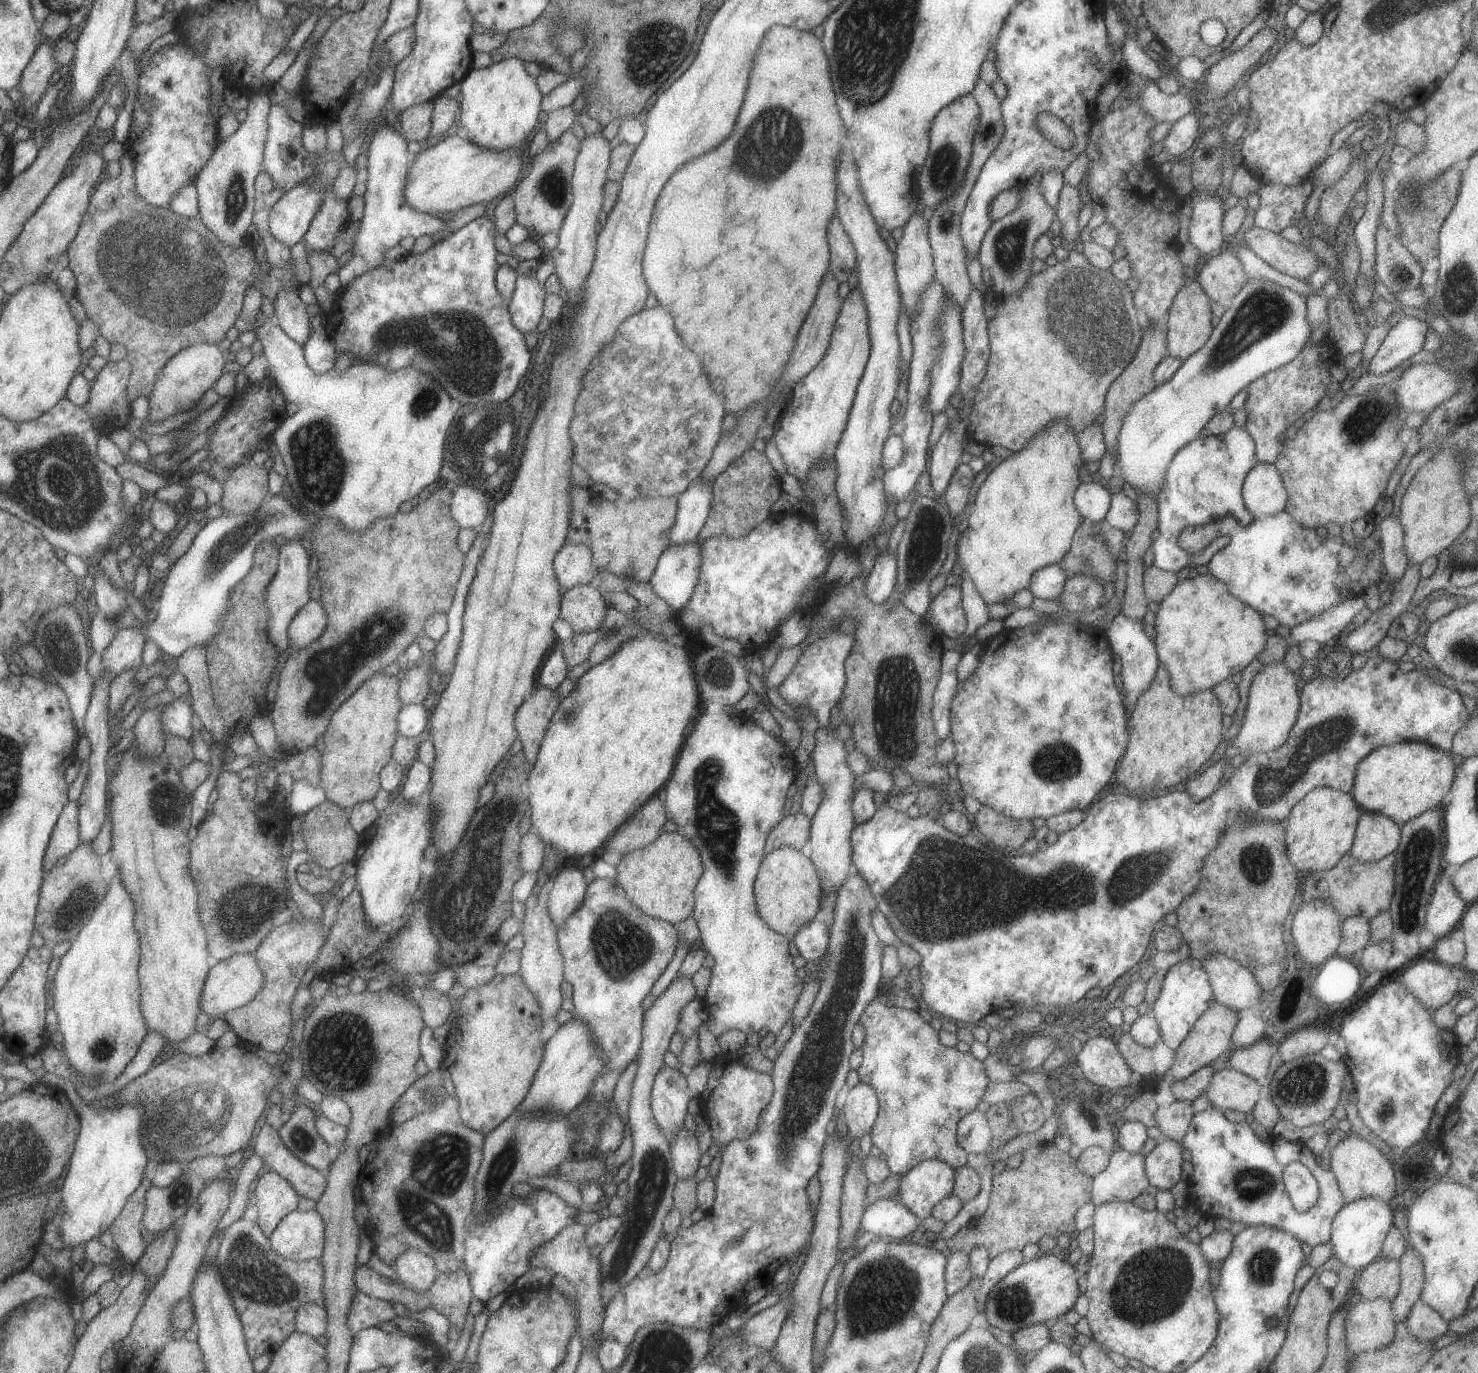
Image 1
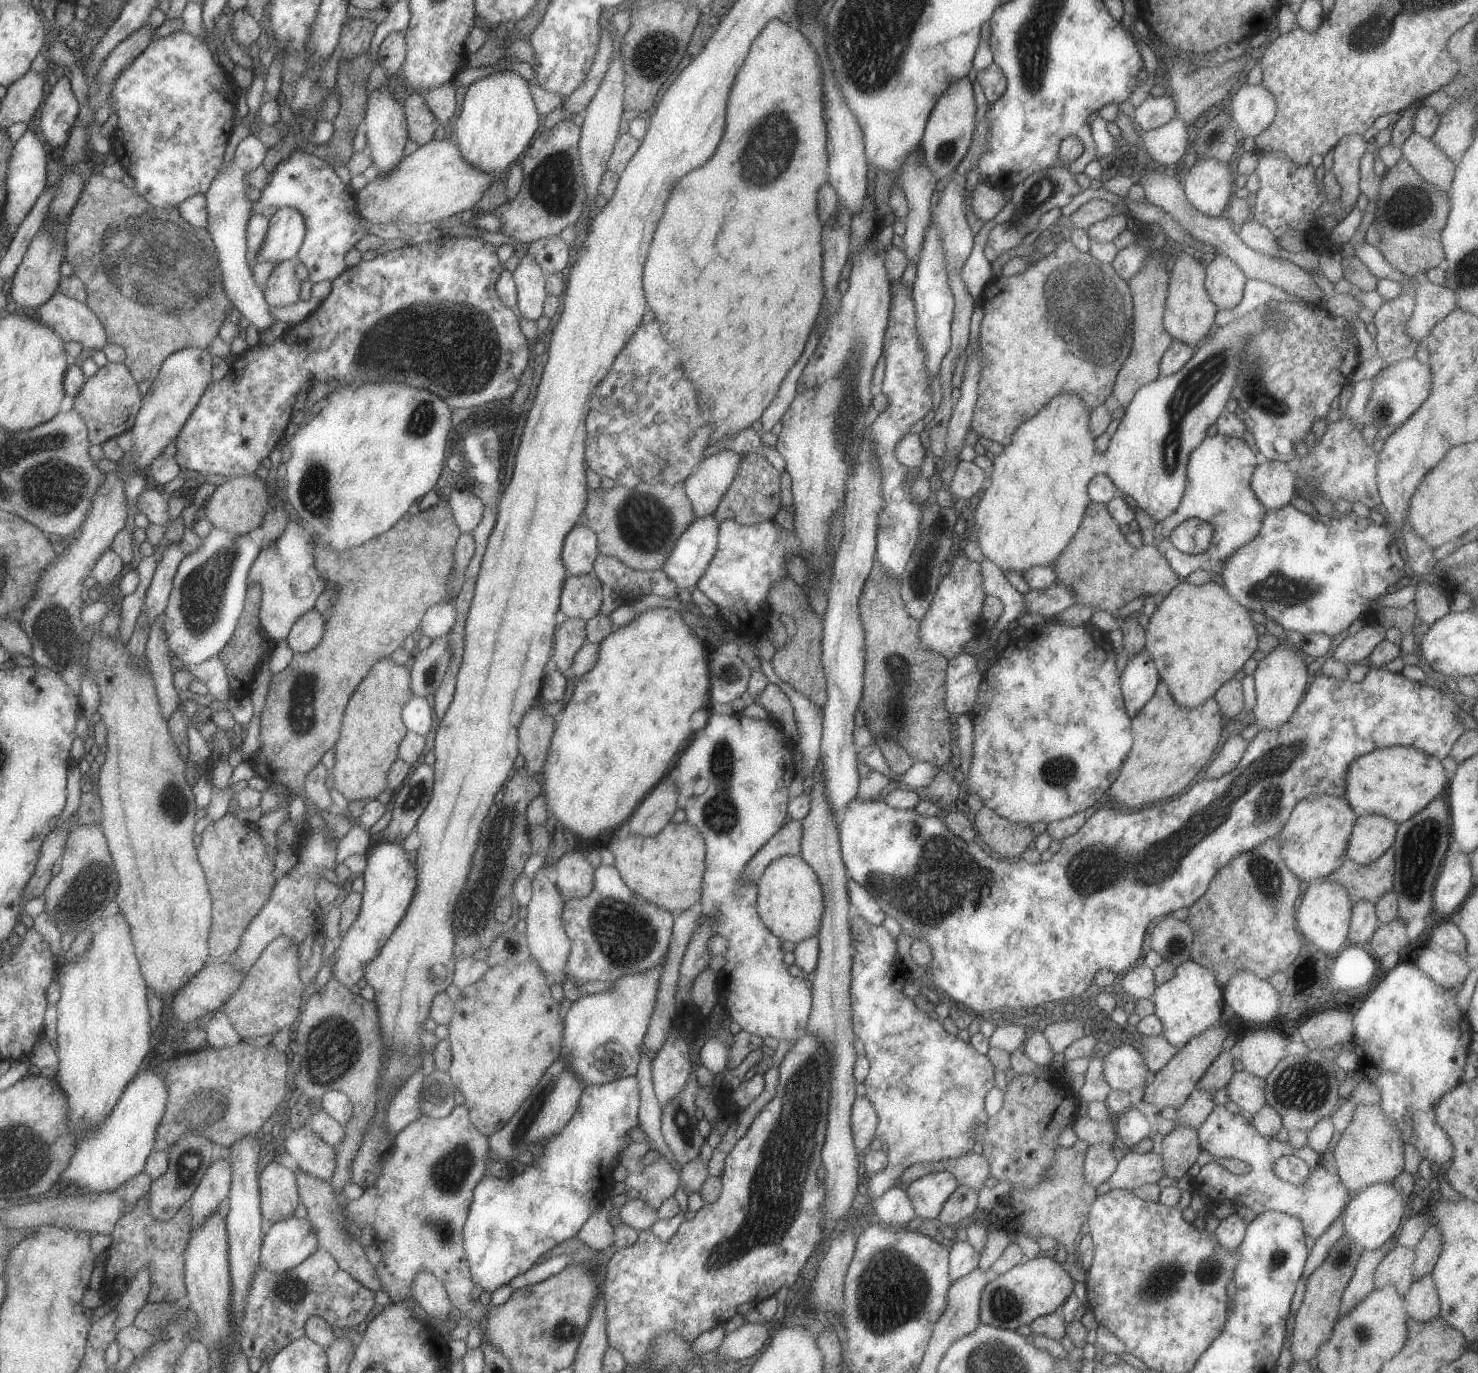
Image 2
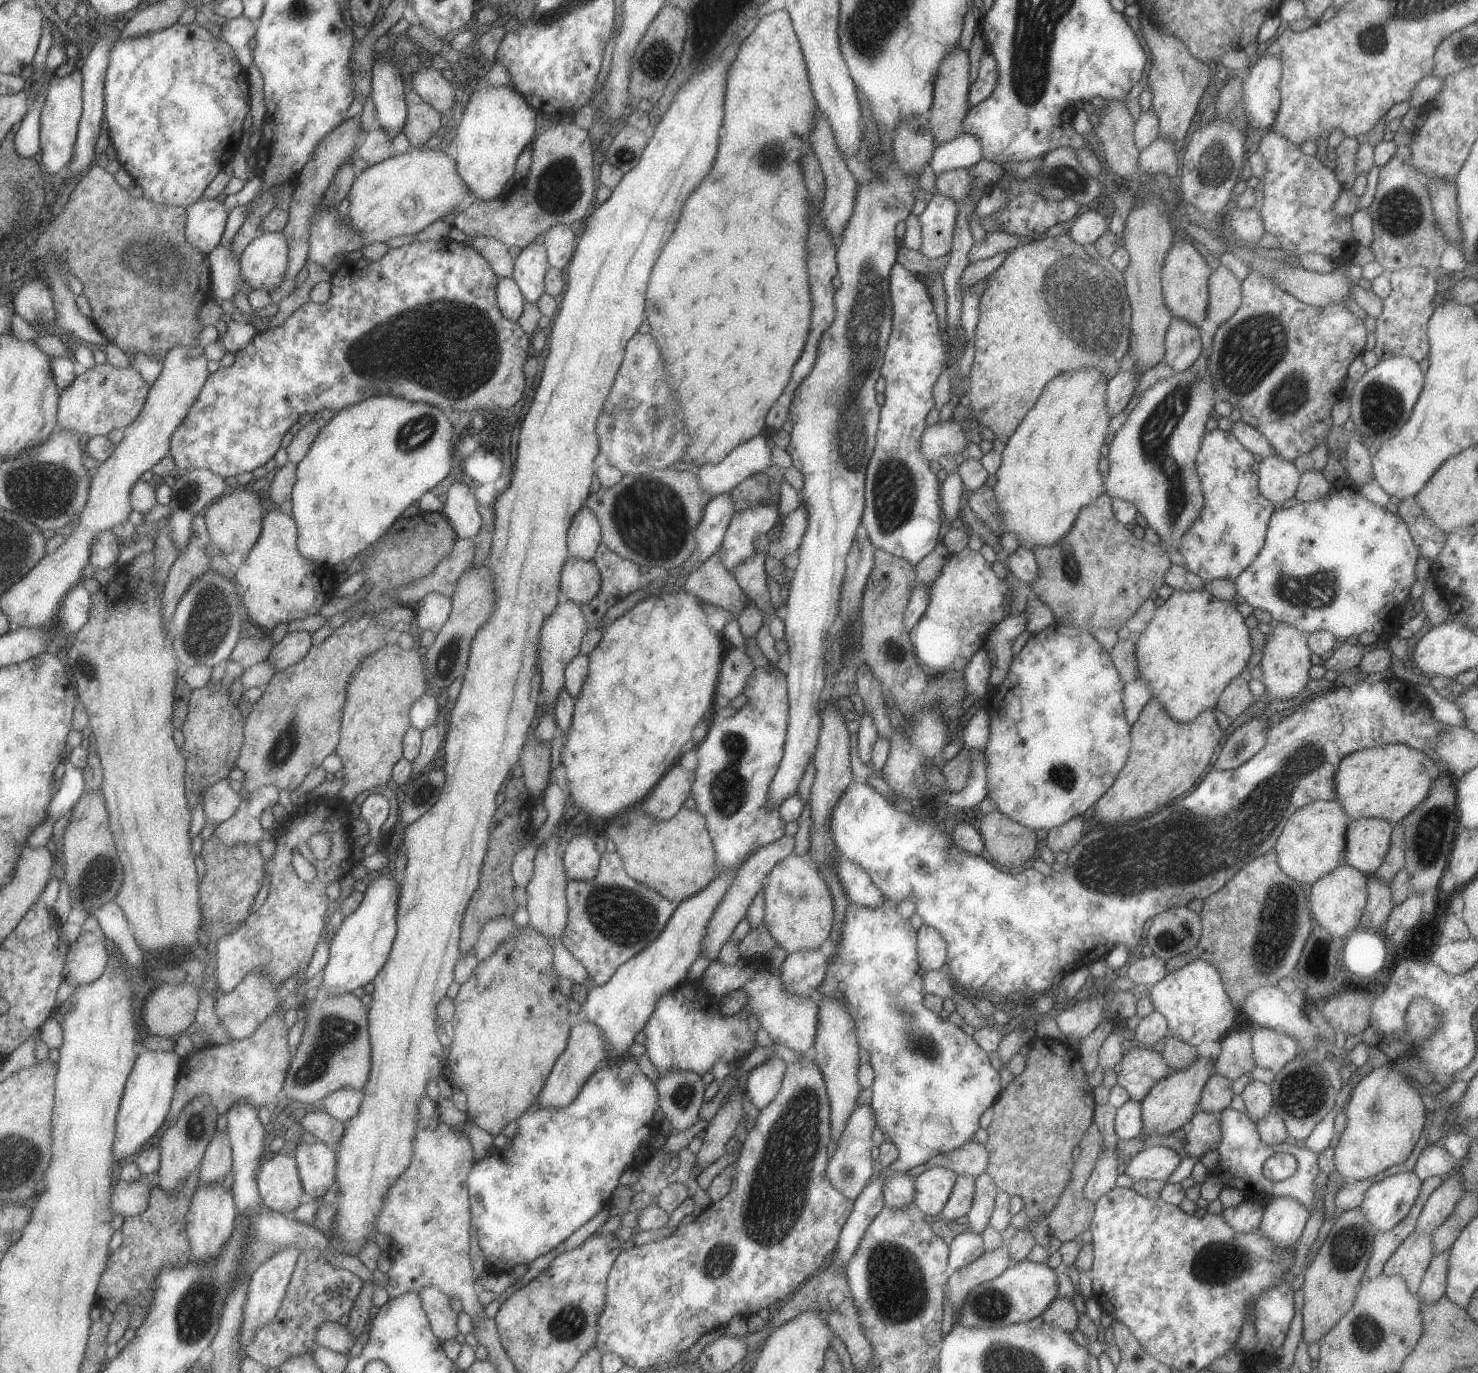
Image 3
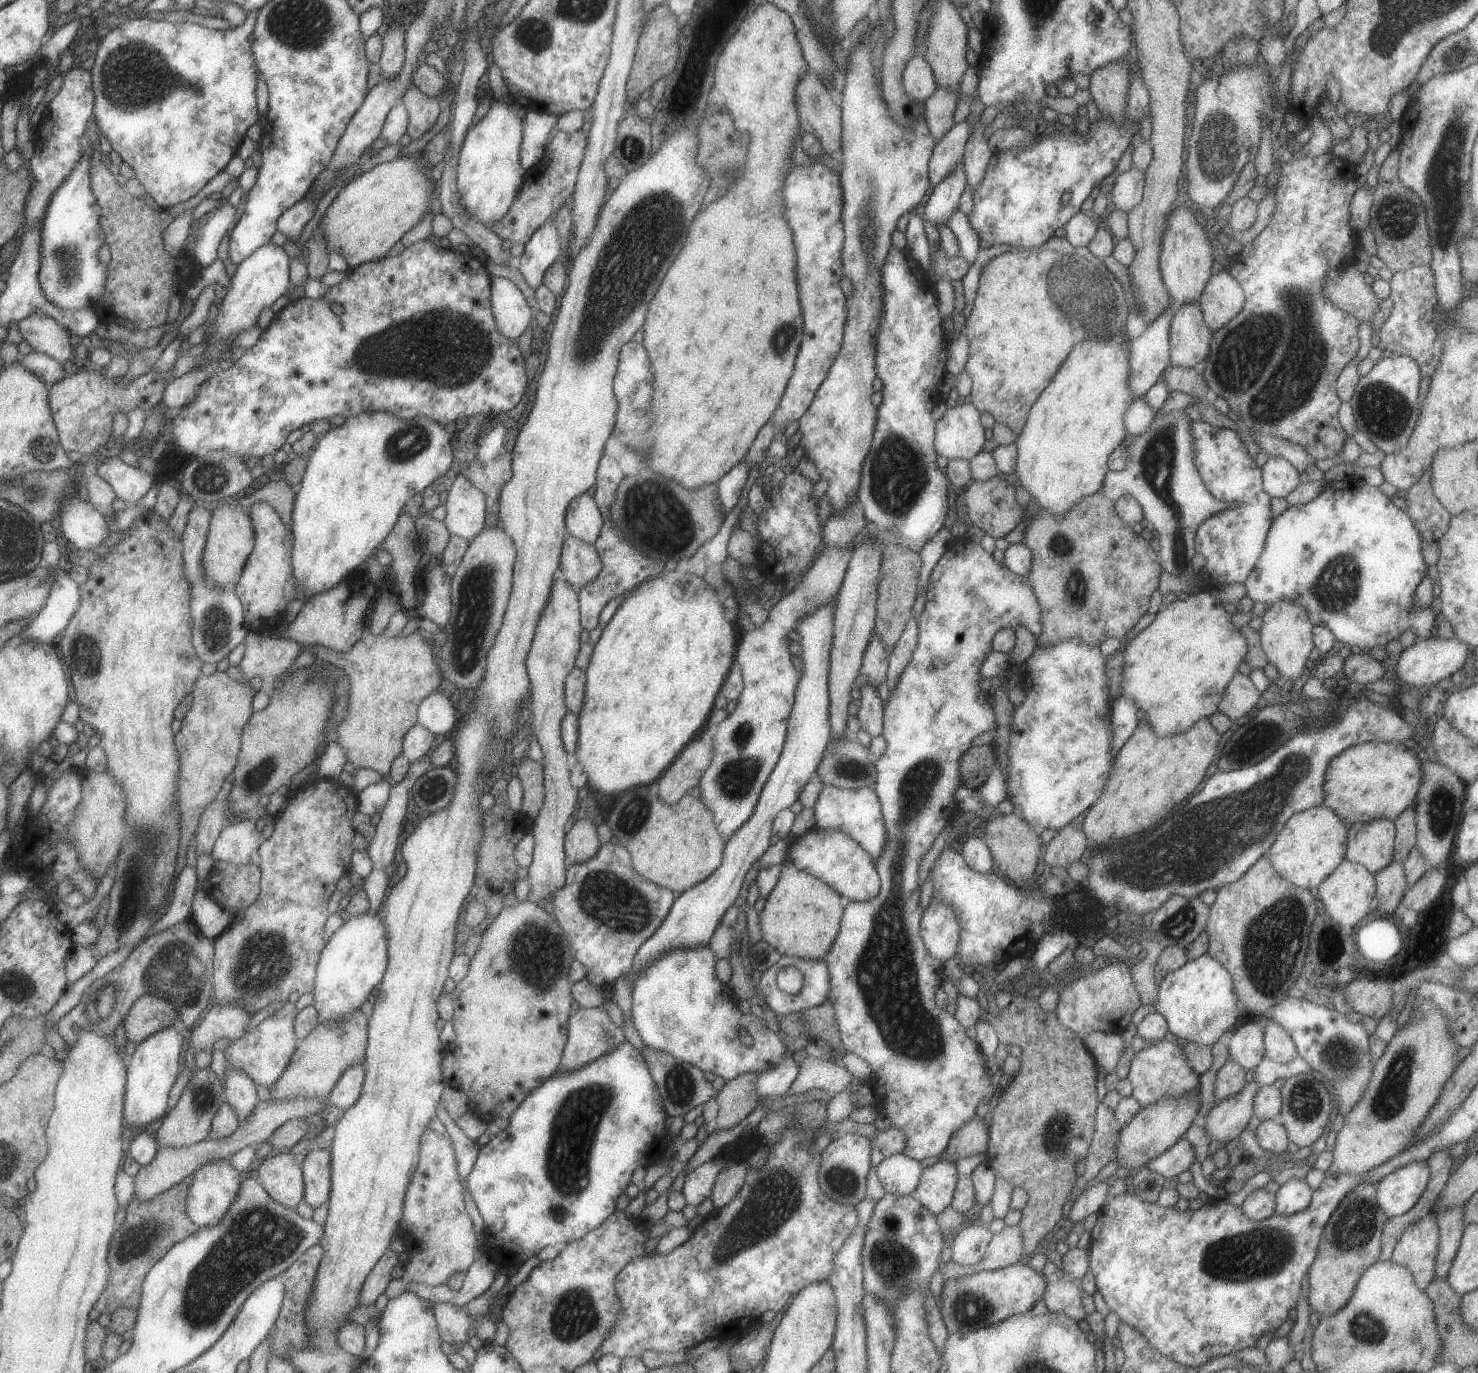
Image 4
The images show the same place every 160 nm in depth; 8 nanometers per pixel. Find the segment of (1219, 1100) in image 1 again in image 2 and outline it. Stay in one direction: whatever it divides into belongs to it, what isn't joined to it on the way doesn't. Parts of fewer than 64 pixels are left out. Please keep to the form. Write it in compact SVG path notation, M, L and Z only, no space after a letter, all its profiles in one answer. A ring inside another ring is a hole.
M1248 1071L1235 1072L1226 1088L1230 1100L1236 1102L1241 1110L1257 1113L1267 1104L1265 1079L1250 1074Z

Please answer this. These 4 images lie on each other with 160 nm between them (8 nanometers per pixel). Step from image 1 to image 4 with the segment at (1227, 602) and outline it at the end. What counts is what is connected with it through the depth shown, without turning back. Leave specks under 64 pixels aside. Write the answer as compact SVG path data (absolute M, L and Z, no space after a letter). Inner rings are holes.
M1209 592L1190 594L1184 600L1163 606L1155 614L1154 622L1134 636L1124 650L1122 693L1136 700L1140 719L1148 720L1158 736L1181 734L1195 726L1200 718L1211 717L1219 710L1222 696L1238 672L1240 663L1245 661L1248 642L1225 609Z

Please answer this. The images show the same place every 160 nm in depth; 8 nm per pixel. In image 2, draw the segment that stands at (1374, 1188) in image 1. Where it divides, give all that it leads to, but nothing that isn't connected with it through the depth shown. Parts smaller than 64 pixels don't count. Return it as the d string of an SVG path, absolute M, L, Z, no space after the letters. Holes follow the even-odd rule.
M1380 1103L1356 1105L1352 1122L1341 1132L1333 1152L1337 1174L1349 1191L1361 1191L1374 1183L1392 1182L1405 1167L1404 1144L1401 1130L1385 1116Z

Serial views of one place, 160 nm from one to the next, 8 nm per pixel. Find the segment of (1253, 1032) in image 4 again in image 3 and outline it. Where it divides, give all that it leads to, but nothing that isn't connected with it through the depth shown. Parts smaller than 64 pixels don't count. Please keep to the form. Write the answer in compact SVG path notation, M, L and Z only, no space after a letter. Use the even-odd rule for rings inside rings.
M1242 1030L1221 1038L1221 1052L1215 1060L1217 1073L1231 1082L1257 1066L1252 1046L1253 1035Z

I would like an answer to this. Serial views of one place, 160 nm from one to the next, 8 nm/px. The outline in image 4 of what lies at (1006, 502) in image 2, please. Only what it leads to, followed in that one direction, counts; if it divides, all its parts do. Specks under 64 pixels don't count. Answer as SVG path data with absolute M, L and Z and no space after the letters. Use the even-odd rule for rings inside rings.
M1116 334L1114 338L1110 340L1088 340L1088 342L1082 342L1082 344L1076 344L1070 352L1070 356L1066 358L1066 362L1060 366L1058 374L1054 376L1054 382L1046 388L1034 405L1031 407L1030 413L1028 414L1028 419L1026 420L1026 425L1022 430L1022 433L1017 436L1016 448L1017 448L1017 459L1016 468L1014 473L1018 477L1016 481L1016 486L1021 486L1026 489L1030 494L1030 500L1036 501L1036 503L1042 508L1042 510L1048 510L1048 514L1056 516L1056 518L1064 518L1064 514L1068 514L1070 510L1076 508L1076 504L1080 504L1084 498L1096 494L1096 492L1101 492L1102 486L1104 486L1104 480L1106 474L1109 472L1108 468L1108 456L1121 445L1128 436L1127 429L1124 425L1124 414L1126 410L1130 408L1130 405L1135 402L1134 394L1132 390L1128 388L1128 380L1130 380L1130 339L1128 336L1120 336Z

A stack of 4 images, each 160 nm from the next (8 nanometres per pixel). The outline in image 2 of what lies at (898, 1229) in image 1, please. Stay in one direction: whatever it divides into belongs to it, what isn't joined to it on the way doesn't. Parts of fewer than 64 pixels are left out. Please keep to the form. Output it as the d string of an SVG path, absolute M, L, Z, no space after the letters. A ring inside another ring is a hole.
M900 1186L887 1190L872 1202L874 1219L894 1226L907 1226L915 1223L917 1214L907 1190Z

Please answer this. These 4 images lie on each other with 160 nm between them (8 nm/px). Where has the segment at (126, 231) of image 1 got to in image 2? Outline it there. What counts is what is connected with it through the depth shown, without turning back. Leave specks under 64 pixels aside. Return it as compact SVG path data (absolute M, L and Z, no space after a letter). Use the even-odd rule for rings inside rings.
M92 171L88 176L84 194L69 218L67 243L69 246L67 261L74 267L74 274L85 283L88 304L100 317L104 326L106 326L112 343L116 342L116 334L118 334L118 342L128 350L128 359L125 363L132 369L140 383L144 381L154 382L157 378L160 378L160 371L164 368L164 363L175 352L187 349L188 347L206 349L208 346L212 346L212 342L216 342L216 338L220 338L220 326L226 321L226 316L234 308L234 304L230 302L224 290L219 250L215 239L211 237L208 230L205 231L204 229L193 227L184 218L179 206L170 208L157 207L147 198L144 198L144 195L140 194L137 188L128 188L122 182L122 179L110 179L101 172Z

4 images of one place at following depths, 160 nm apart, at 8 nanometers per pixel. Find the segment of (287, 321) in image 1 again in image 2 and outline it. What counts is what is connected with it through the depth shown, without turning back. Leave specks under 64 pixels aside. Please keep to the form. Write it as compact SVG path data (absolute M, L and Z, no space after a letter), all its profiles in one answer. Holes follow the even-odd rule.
M298 257L276 263L267 283L263 287L269 306L288 306L298 302L300 283L295 266Z

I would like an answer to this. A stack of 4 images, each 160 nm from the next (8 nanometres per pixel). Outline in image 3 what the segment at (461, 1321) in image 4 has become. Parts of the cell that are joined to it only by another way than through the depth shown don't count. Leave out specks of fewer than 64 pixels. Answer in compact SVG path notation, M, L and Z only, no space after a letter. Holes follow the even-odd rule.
M437 1286L424 1287L419 1293L422 1306L429 1318L434 1334L444 1341L454 1339L459 1333L459 1315L450 1305L450 1298Z

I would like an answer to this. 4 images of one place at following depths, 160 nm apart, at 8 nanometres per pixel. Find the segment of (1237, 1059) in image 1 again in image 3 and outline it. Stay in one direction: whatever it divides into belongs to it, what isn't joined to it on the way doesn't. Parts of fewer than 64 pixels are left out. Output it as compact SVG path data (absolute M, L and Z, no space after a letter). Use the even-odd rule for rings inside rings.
M1270 1027L1257 1028L1252 1033L1252 1046L1257 1066L1277 1073L1301 1053L1297 1040L1285 1032Z

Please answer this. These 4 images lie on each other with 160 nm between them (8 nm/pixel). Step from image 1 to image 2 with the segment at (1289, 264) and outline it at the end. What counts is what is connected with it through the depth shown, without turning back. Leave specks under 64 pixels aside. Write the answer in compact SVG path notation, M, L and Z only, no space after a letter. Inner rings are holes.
M1248 220L1237 228L1237 231L1242 242L1250 248L1271 257L1280 257L1278 250L1282 248L1279 245L1279 238L1264 224Z

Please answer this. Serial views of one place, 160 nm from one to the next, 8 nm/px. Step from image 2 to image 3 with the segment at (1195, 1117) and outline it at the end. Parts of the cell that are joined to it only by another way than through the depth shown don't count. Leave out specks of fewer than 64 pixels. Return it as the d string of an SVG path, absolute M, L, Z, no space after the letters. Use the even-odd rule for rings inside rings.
M1217 1073L1210 1077L1201 1092L1200 1108L1202 1111L1220 1113L1232 1102L1232 1082L1229 1078Z

